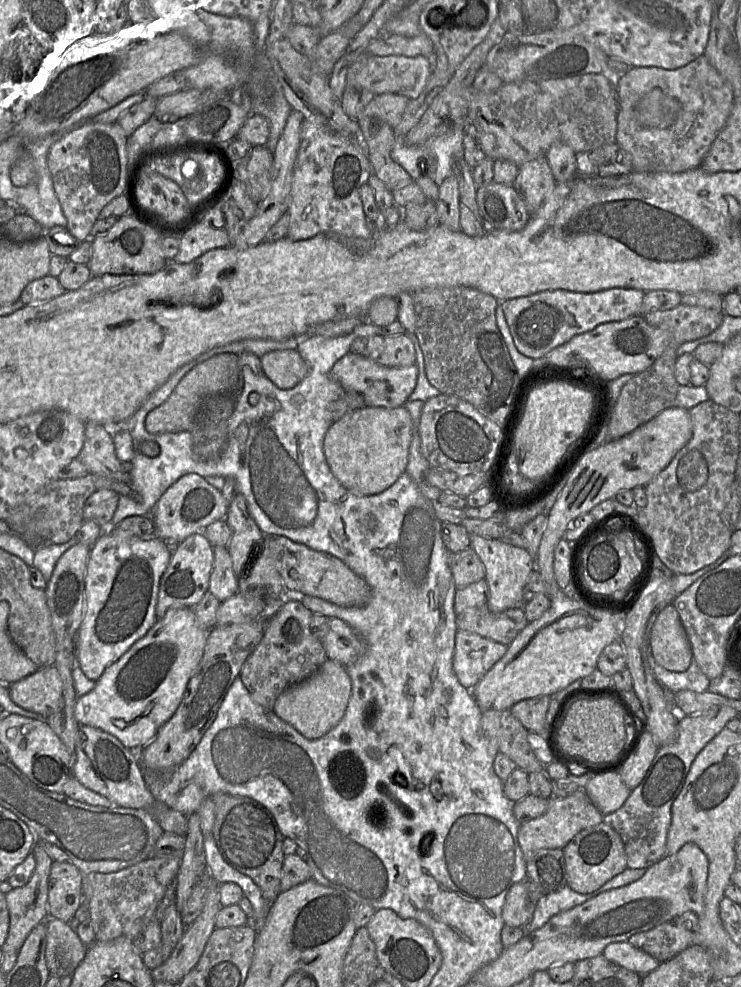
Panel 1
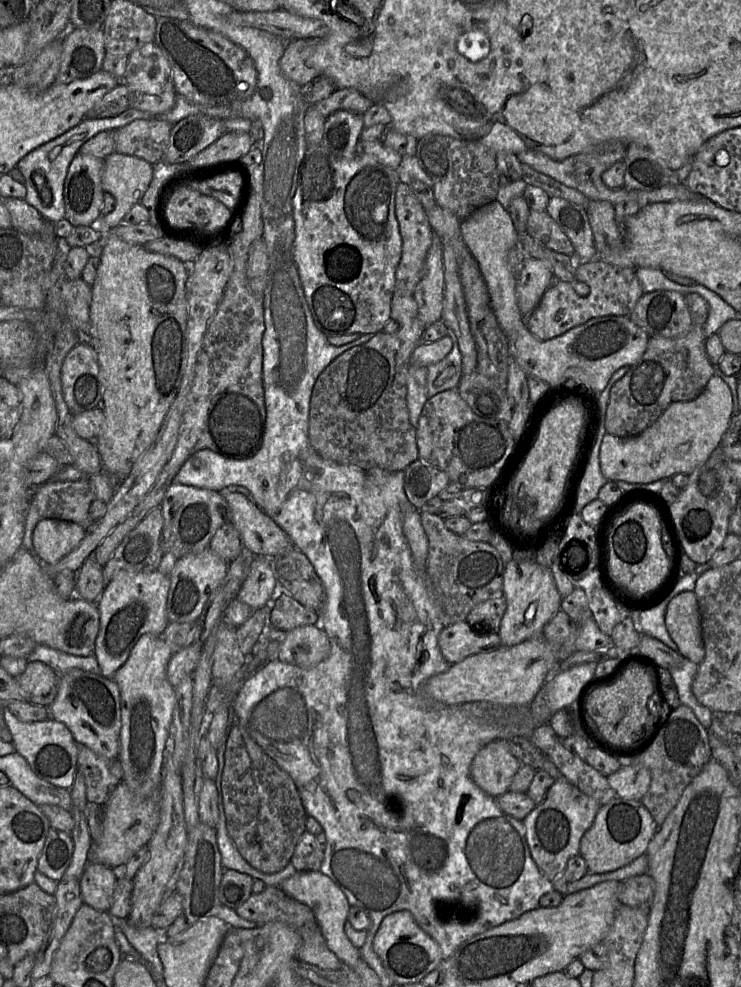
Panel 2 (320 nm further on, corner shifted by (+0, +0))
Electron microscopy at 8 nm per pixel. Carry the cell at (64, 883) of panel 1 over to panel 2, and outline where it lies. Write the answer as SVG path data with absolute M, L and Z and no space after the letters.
M89 861L79 880L80 894L84 904L100 912L108 912L113 902L117 870Z

